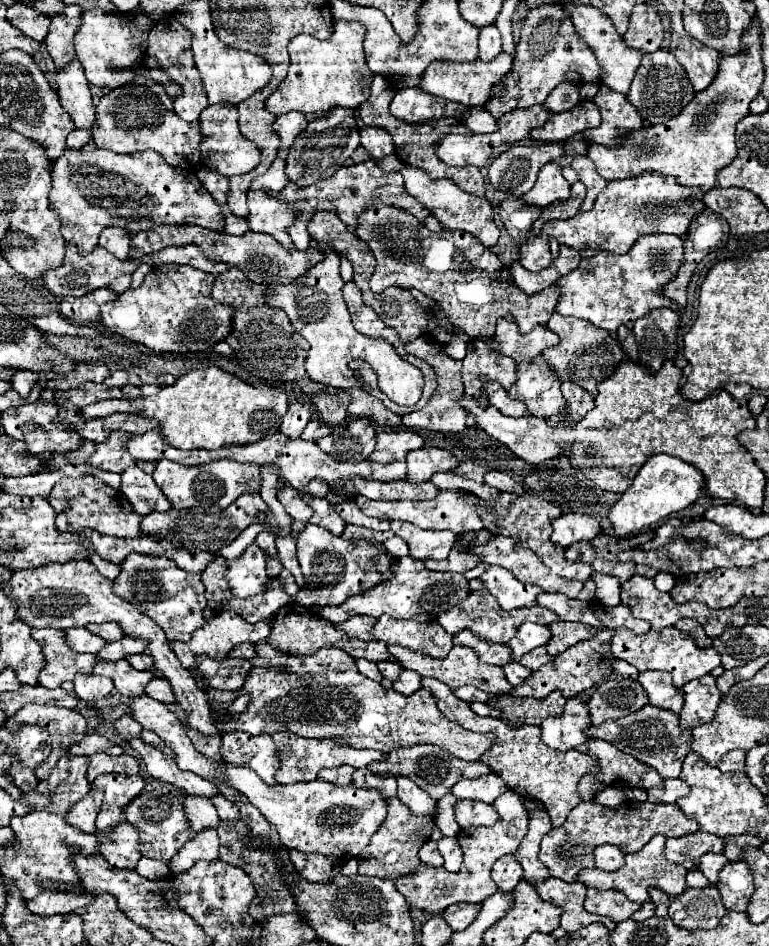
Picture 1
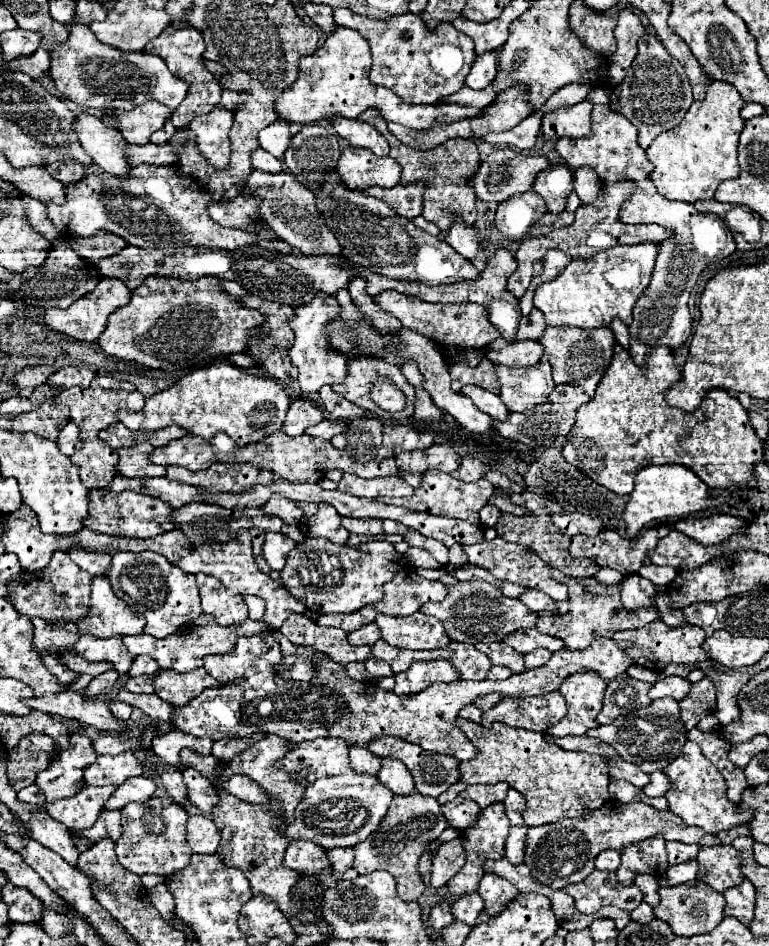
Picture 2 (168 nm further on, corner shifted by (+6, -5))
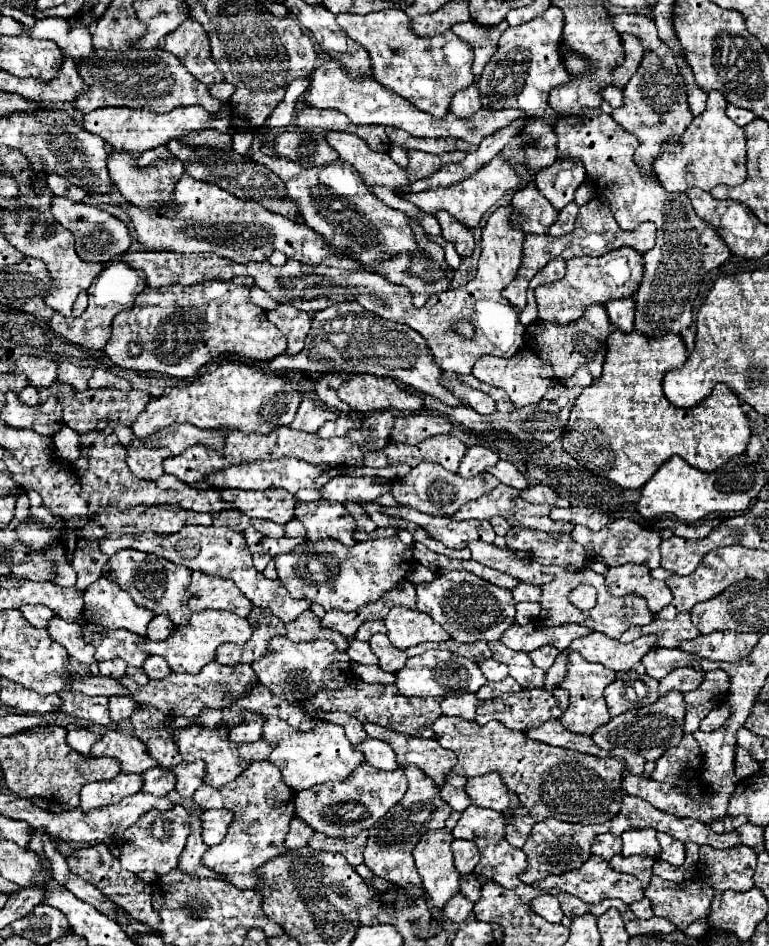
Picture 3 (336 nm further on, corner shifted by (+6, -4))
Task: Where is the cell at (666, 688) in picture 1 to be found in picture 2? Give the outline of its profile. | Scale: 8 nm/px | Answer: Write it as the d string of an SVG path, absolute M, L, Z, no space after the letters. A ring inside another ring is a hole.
M665 676L661 680L657 680L651 690L649 690L649 698L651 700L657 700L657 698L673 698L673 700L683 700L689 692L689 686L691 682L687 678L681 678L681 676Z

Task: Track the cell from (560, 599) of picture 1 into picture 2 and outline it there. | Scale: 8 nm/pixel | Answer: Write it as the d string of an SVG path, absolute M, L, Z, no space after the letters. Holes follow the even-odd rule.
M527 590L527 592L525 592L525 596L519 596L519 598L521 598L521 602L523 602L527 608L531 608L531 610L535 610L535 612L551 610L551 612L559 614L559 612L557 612L557 608L555 608L555 600L551 600L551 598L549 598L547 594L543 594L543 592Z

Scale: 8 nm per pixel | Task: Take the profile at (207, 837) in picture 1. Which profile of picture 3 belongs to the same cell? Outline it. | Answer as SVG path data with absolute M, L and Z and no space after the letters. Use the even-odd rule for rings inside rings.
M209 809L203 813L203 841L207 845L219 843L233 821L233 811L229 809Z

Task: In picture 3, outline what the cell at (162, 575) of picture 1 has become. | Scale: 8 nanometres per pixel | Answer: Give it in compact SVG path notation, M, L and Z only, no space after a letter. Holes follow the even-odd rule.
M121 549L103 565L103 575L107 575L121 589L131 593L135 603L151 609L155 615L167 615L175 625L187 623L187 619L191 617L191 611L187 607L187 587L191 583L191 571L183 565L175 565L167 559L147 555L135 549Z

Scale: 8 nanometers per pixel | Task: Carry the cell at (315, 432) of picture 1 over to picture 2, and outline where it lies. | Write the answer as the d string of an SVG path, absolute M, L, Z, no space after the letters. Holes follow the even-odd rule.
M323 420L323 422L315 424L315 426L309 426L305 432L307 432L309 436L319 436L319 438L323 438L323 440L331 440L335 434L341 434L343 428L345 428L345 424L341 424L341 422Z

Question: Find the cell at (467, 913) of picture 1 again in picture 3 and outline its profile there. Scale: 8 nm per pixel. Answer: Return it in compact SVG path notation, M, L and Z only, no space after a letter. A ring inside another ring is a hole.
M469 873L469 875L463 875L461 877L461 893L471 899L473 903L479 899L479 891L481 891L481 883L477 879L475 873Z

